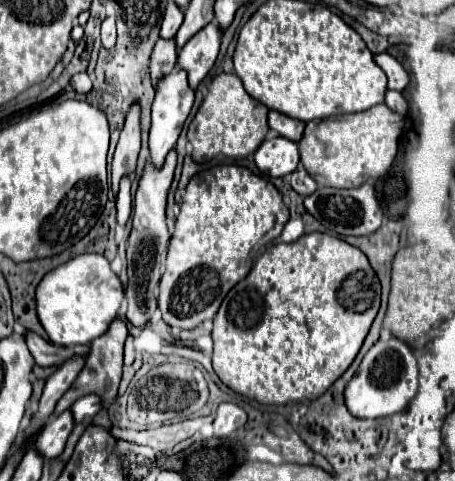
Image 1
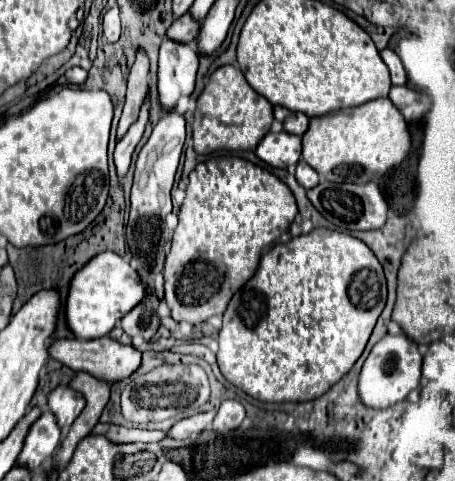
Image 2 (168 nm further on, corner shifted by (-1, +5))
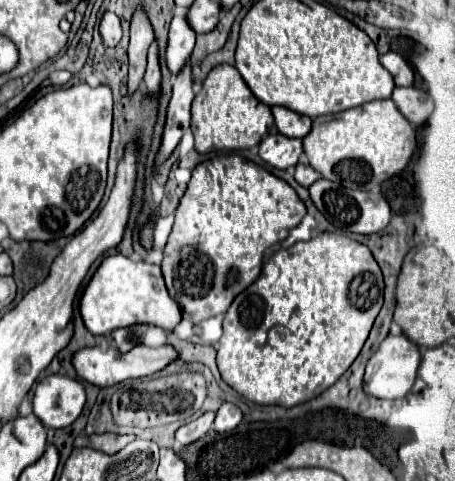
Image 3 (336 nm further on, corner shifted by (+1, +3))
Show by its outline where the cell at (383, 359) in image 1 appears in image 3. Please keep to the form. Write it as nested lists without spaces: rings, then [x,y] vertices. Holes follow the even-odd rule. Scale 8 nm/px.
[[[404,334],[400,336],[388,336],[380,348],[372,354],[368,366],[366,366],[366,374],[364,374],[364,392],[368,396],[374,398],[386,398],[386,400],[394,400],[394,398],[404,398],[416,380],[416,372],[420,366],[420,350],[414,342],[410,342]]]

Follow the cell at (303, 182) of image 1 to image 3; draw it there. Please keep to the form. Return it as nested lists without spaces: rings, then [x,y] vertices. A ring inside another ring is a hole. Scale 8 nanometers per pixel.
[[[302,156],[300,162],[298,162],[296,168],[294,168],[294,178],[296,178],[296,182],[298,182],[300,186],[308,188],[310,184],[314,184],[314,182],[320,178],[320,174],[318,174],[318,172],[308,164],[308,160]]]

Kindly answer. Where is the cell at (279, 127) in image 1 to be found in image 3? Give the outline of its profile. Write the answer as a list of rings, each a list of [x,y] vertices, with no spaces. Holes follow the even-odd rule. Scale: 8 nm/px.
[[[274,106],[272,114],[274,114],[276,128],[280,130],[280,134],[284,134],[288,138],[304,138],[310,132],[312,120],[308,116],[296,114],[284,106]]]

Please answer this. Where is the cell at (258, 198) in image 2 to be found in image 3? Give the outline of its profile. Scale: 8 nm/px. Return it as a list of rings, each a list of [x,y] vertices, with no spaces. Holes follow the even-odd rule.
[[[214,156],[198,164],[192,172],[188,190],[176,208],[174,228],[170,232],[162,260],[166,288],[180,306],[182,318],[190,320],[192,324],[198,324],[212,316],[224,314],[230,308],[232,300],[258,278],[264,250],[274,246],[278,240],[282,242],[288,232],[300,224],[304,214],[304,202],[284,180],[276,178],[262,166],[242,156]]]

